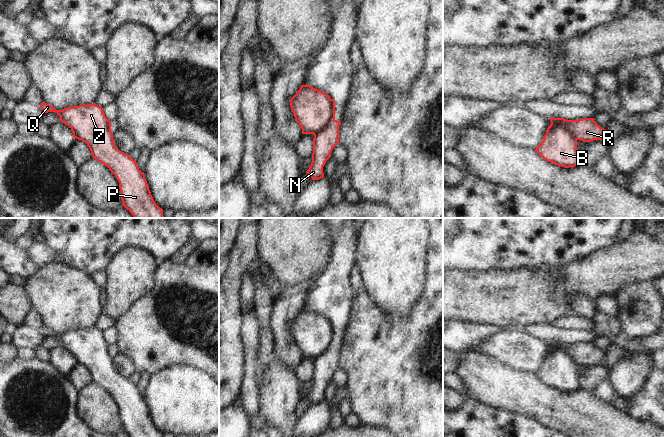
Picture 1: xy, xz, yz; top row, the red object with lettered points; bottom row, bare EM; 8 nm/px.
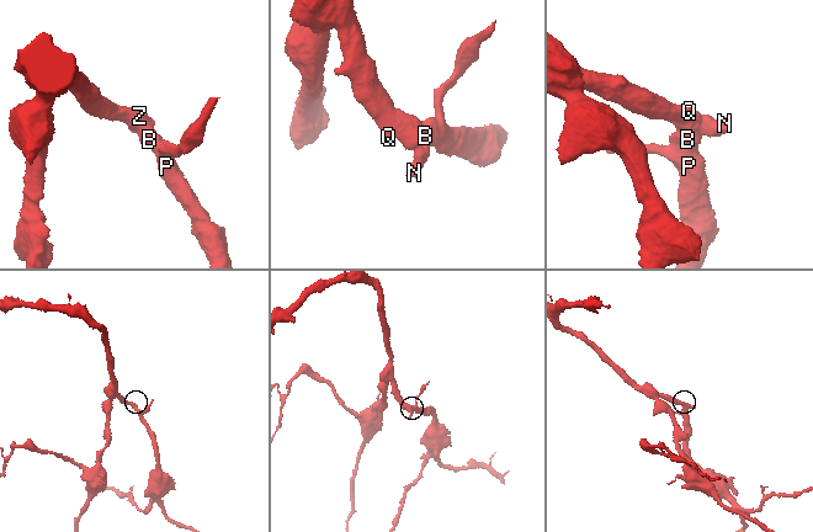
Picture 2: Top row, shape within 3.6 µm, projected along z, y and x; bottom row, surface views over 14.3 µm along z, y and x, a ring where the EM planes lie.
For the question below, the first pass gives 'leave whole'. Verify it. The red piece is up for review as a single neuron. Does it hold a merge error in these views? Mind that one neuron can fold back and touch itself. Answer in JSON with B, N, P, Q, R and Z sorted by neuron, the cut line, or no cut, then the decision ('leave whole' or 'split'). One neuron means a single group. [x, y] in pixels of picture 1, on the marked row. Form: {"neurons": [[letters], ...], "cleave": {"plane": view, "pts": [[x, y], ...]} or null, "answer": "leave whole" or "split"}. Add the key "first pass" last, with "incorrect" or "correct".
{"neurons": [["B", "P", "Q", "Z"], ["N", "R"]], "cleave": {"plane": "yz", "pts": [[547, 128], [553, 125], [563, 125], [577, 139]]}, "answer": "split", "first pass": "incorrect"}

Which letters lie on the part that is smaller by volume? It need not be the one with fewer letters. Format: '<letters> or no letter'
N, R.

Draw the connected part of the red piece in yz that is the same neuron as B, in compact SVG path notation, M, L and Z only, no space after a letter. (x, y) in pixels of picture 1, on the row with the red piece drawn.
M550 118L550 122L556 122L547 128L543 141L537 146L535 151L546 161L555 165L569 168L579 165L577 151L577 139L571 131L562 126L568 120L564 118Z

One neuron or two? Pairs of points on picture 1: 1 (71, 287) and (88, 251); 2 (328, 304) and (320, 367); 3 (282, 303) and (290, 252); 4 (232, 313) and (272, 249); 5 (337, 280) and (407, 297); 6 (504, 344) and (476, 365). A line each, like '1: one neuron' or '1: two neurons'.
1: two neurons
2: one neuron
3: two neurons
4: two neurons
5: two neurons
6: two neurons

